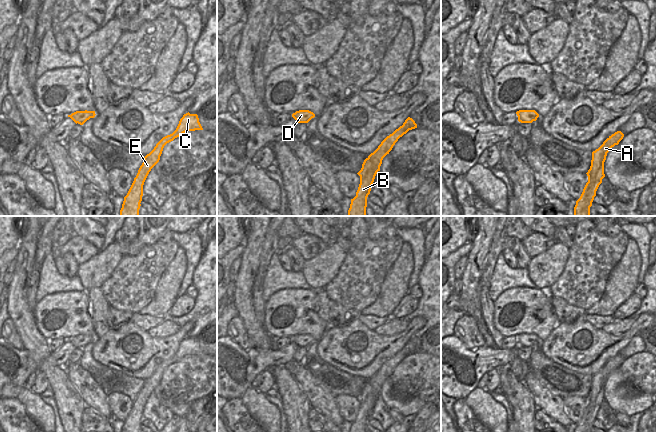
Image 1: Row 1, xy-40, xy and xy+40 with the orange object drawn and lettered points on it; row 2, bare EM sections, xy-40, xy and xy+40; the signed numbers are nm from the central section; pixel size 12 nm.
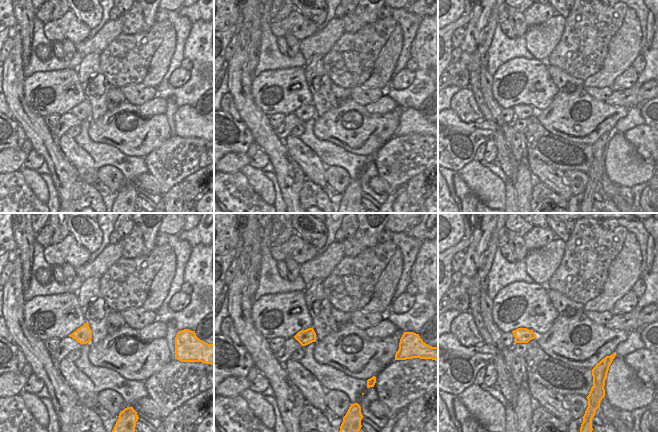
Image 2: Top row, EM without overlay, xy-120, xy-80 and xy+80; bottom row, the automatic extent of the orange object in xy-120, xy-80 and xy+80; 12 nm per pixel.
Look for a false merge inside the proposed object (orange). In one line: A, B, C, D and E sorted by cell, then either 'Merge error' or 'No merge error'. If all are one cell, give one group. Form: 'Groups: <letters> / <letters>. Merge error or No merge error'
Groups: A B E / C D. Merge error.

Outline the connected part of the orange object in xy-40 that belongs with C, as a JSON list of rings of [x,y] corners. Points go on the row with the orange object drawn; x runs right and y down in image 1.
[[[188,112],[184,114],[183,117],[180,119],[176,130],[172,134],[163,137],[161,140],[166,145],[167,143],[173,141],[175,138],[179,137],[183,133],[195,130],[203,130],[203,128],[199,122],[198,115],[190,114]]]

